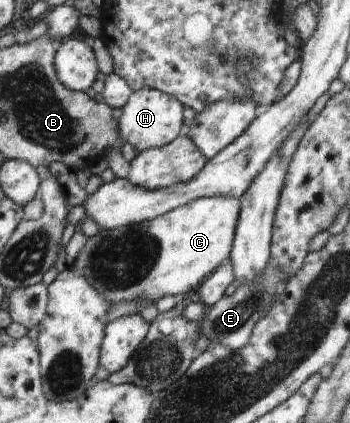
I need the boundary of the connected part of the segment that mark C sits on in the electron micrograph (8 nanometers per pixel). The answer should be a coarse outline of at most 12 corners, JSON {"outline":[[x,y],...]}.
{"outline":[[240,200],[102,228],[72,267],[109,304],[186,297],[229,260]]}

